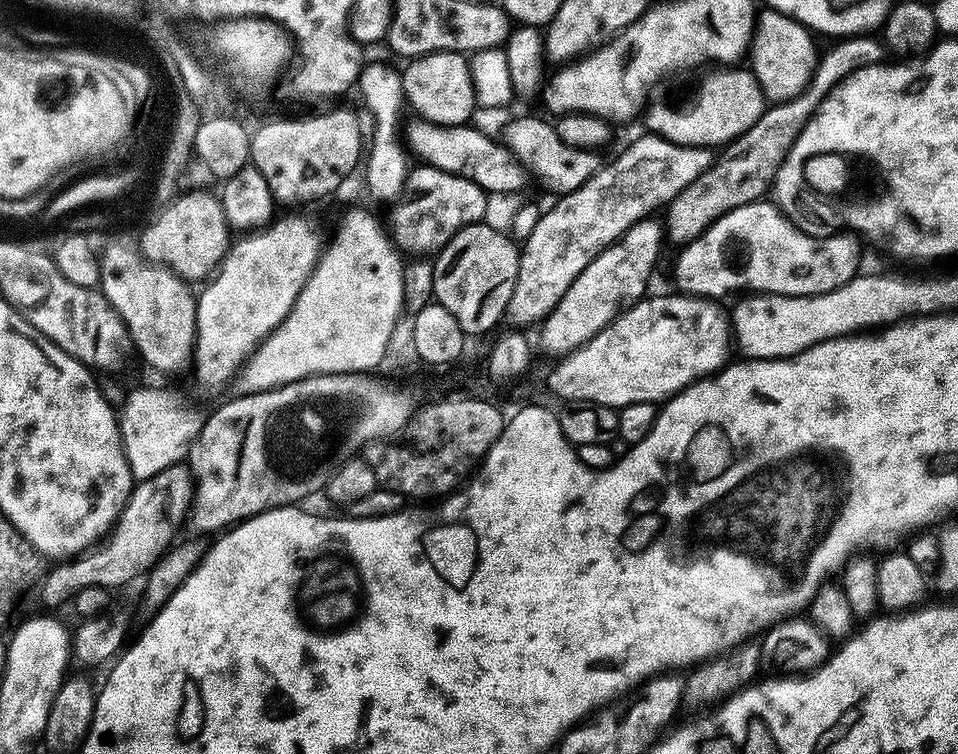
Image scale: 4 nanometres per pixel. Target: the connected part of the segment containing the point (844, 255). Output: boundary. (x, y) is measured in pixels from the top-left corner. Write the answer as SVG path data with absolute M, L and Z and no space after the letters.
M761 198L747 204L746 206L738 206L734 210L727 212L720 220L715 220L704 233L701 234L691 244L685 244L679 249L680 257L676 260L676 284L681 293L699 298L720 298L716 296L728 296L731 292L740 291L740 294L775 294L778 296L817 296L818 294L826 294L830 290L834 290L838 286L842 286L846 282L850 282L858 275L856 268L860 264L860 252L856 249L857 241L849 238L844 234L835 236L808 236L799 230L794 230L787 216L780 211L775 203L769 202L767 199Z

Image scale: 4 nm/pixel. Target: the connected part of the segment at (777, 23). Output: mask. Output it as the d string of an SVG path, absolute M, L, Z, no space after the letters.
M764 10L757 15L750 45L750 71L769 101L794 98L808 85L818 63L818 51L812 39L813 33L790 16L775 10Z

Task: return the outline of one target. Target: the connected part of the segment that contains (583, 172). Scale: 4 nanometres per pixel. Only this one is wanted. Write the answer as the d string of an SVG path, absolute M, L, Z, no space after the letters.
M520 116L517 120L510 121L504 128L502 140L529 173L549 180L560 194L578 190L602 167L599 151L566 146L566 142L558 138L555 127L551 123L547 124L546 121L539 120L536 116Z

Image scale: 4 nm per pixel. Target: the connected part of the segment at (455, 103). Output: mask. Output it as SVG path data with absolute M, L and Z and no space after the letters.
M431 52L428 56L418 56L411 61L408 69L403 69L402 86L404 98L409 109L412 108L417 117L435 124L463 124L471 121L472 108L477 107L476 87L472 84L472 69L469 61L458 52Z

